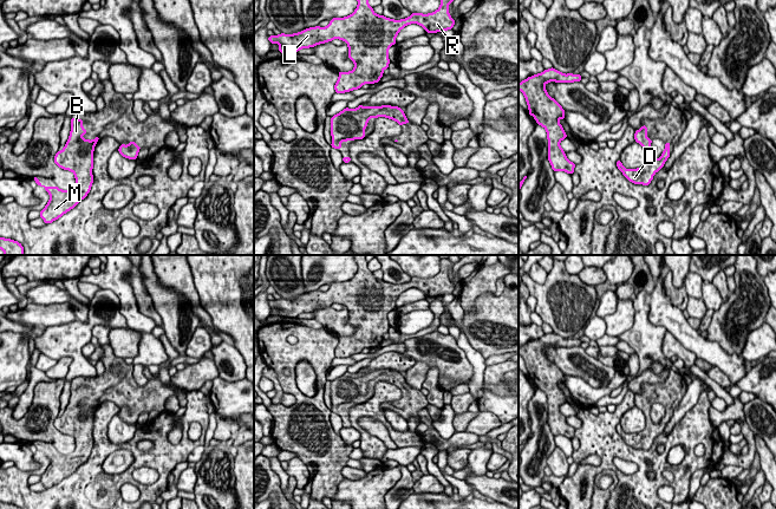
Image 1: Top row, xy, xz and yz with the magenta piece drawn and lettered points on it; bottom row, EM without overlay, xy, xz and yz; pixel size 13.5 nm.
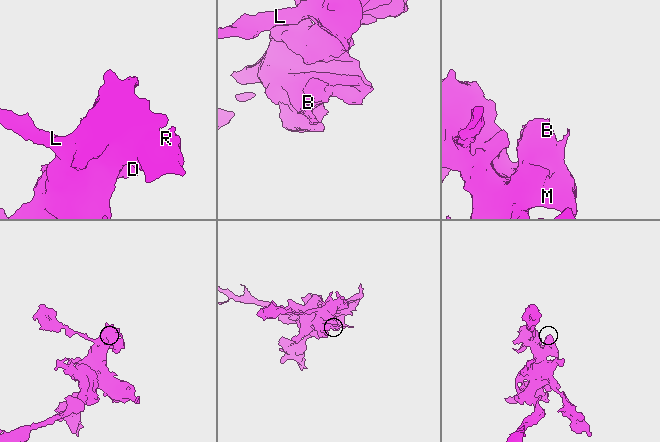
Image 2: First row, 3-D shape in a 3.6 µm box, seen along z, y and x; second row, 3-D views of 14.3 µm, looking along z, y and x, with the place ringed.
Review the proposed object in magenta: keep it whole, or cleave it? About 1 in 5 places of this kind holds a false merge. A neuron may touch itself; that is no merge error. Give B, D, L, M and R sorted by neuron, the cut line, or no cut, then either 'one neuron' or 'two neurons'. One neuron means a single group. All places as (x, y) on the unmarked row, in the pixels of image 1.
groups B D L M R; cut none; one neuron

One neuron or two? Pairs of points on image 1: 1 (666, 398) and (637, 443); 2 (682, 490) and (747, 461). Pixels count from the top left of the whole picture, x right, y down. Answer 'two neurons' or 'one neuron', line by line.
1: one neuron
2: two neurons

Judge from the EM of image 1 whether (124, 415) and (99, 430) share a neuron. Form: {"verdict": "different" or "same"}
{"verdict": "different"}

